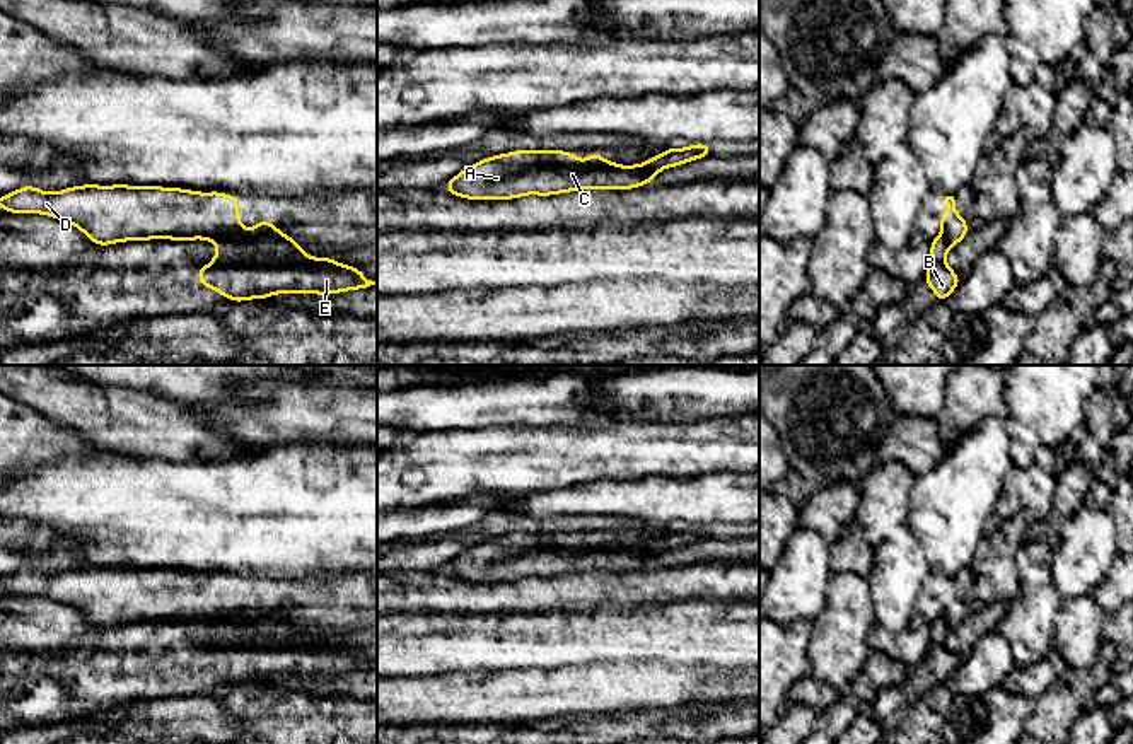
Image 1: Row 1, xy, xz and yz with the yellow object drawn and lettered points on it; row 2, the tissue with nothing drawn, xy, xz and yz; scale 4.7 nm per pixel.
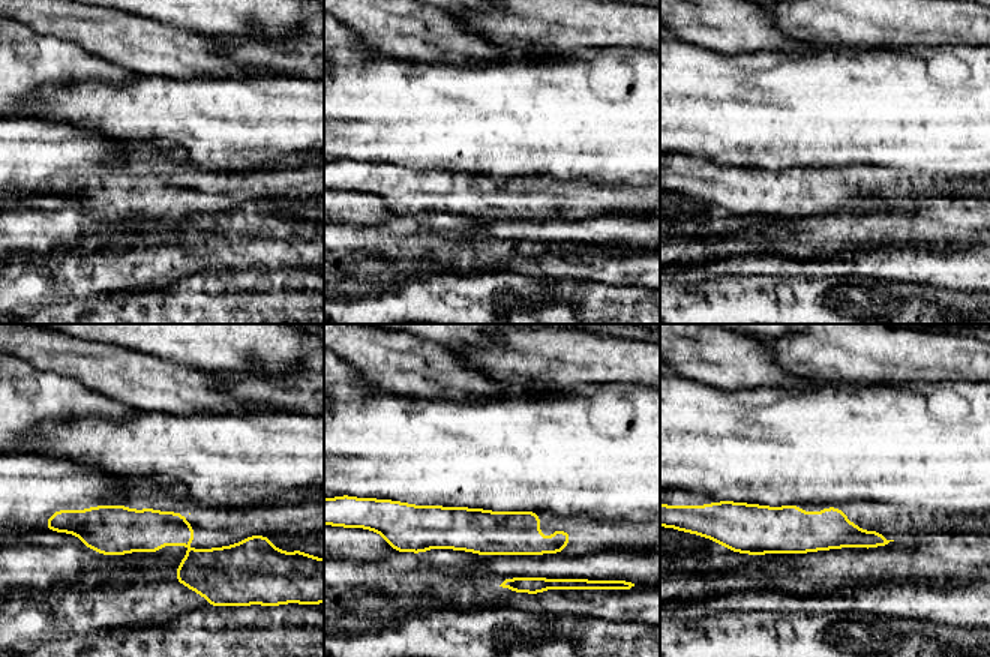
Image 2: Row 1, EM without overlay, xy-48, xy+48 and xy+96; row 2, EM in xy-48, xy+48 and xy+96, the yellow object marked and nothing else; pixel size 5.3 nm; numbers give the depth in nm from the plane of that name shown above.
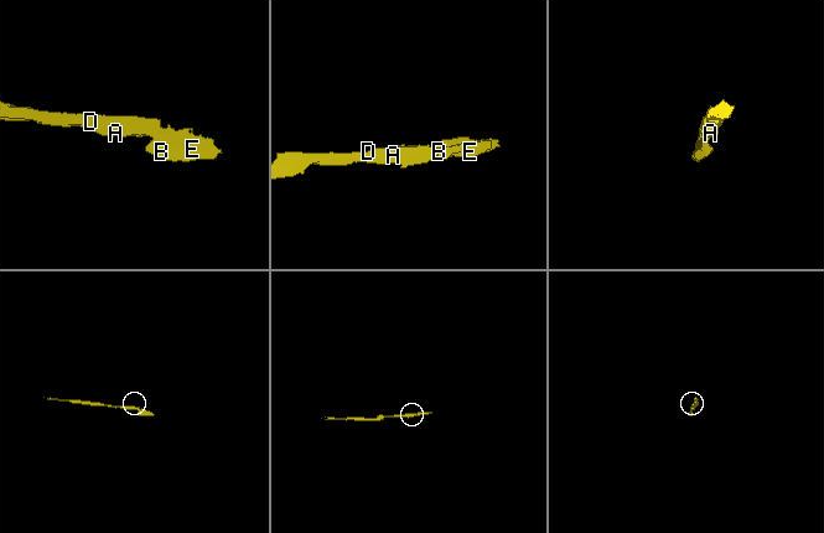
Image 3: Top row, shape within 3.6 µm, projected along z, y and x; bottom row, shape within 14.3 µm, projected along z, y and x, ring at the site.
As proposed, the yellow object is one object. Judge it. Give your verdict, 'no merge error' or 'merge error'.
merge error

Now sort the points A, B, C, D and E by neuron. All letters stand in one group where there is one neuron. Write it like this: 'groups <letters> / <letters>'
groups A C D / B E

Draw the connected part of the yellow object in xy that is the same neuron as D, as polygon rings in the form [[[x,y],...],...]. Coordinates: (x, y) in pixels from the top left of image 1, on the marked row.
[[[84,184],[56,193],[46,193],[36,186],[22,186],[0,198],[0,208],[12,213],[43,213],[60,218],[78,227],[96,246],[148,239],[205,239],[218,242],[227,237],[261,237],[278,230],[276,225],[271,225],[266,220],[266,217],[259,220],[254,229],[242,229],[241,215],[235,210],[239,201],[239,196],[230,196],[220,191],[198,193],[160,186]]]

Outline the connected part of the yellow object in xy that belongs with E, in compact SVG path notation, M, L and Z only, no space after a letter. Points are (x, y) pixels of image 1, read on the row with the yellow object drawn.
M282 230L261 237L227 237L218 253L195 275L203 287L232 302L268 299L275 294L341 294L377 285L357 266L309 258Z

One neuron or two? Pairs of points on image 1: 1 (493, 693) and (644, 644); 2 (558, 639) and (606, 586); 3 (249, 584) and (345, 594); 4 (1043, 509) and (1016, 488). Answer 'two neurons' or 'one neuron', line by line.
1: two neurons
2: two neurons
3: one neuron
4: one neuron

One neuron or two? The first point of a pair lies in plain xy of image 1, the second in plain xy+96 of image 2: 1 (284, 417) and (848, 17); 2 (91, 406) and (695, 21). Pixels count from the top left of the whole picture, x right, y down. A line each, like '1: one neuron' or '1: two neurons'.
1: one neuron
2: one neuron

